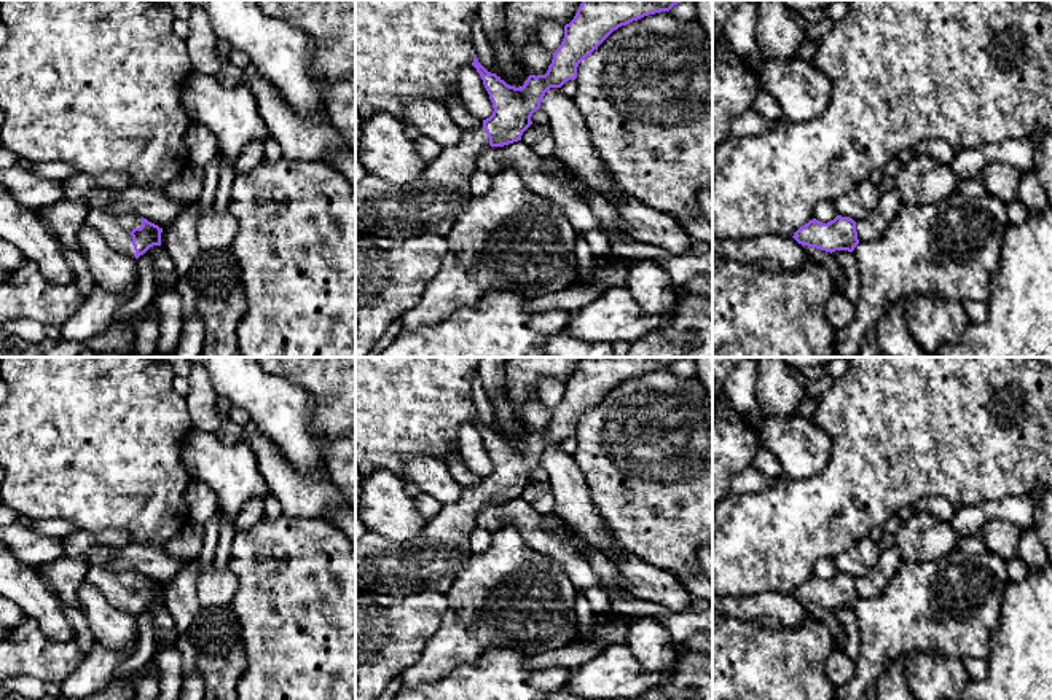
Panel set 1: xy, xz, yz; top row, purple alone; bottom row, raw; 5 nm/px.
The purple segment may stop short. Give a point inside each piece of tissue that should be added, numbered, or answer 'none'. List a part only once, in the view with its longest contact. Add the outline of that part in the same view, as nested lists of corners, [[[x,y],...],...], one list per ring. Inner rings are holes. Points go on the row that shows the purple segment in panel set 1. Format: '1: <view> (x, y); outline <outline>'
1: xy (115, 230); outline [[[91,210],[84,223],[97,231],[113,250],[134,257],[131,231],[142,226],[139,214],[113,215],[104,210]]]

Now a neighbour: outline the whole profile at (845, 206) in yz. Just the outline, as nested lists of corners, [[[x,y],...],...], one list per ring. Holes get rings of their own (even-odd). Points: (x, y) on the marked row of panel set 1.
[[[850,195],[838,196],[835,201],[837,215],[850,217],[854,222],[859,222],[869,215],[870,210],[862,207],[856,199]]]

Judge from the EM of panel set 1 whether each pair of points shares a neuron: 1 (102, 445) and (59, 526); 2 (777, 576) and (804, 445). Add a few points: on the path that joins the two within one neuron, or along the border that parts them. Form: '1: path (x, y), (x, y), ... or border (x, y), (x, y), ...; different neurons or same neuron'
1: border (34, 519), (66, 519), (80, 528); different neurons
2: border (829, 456), (812, 475), (783, 474); different neurons

